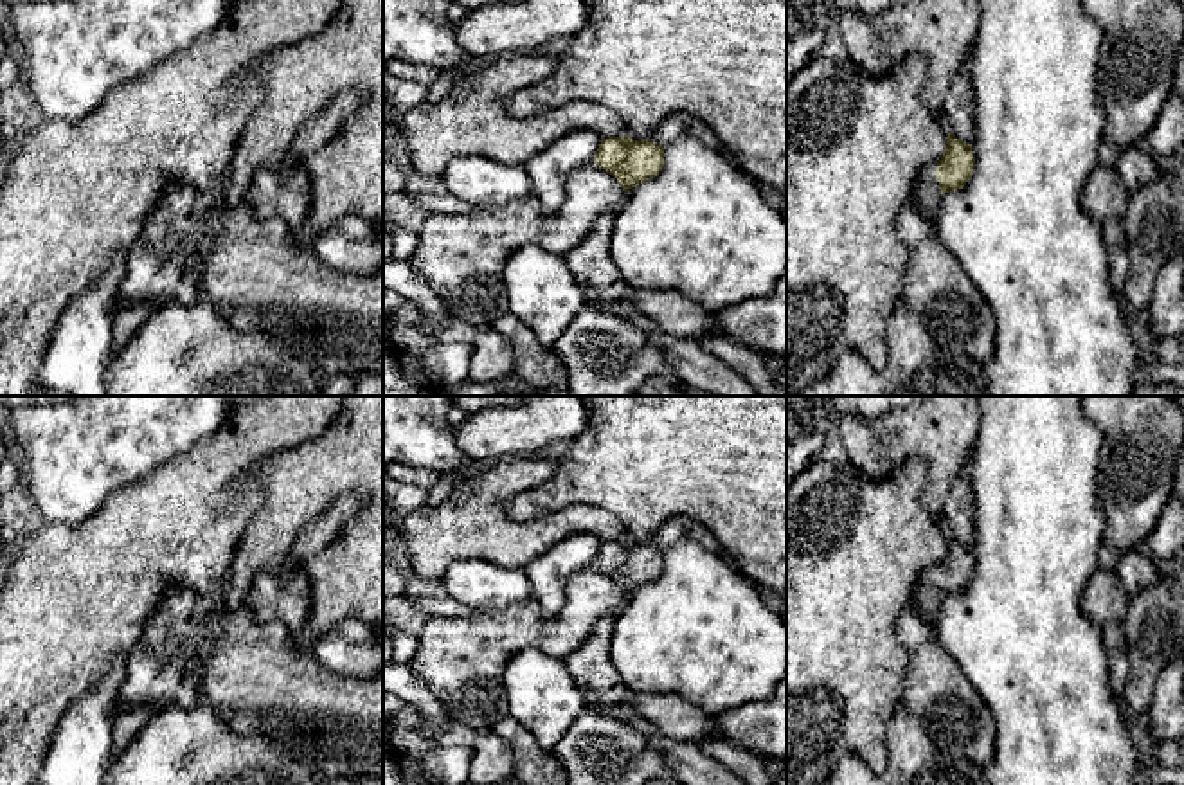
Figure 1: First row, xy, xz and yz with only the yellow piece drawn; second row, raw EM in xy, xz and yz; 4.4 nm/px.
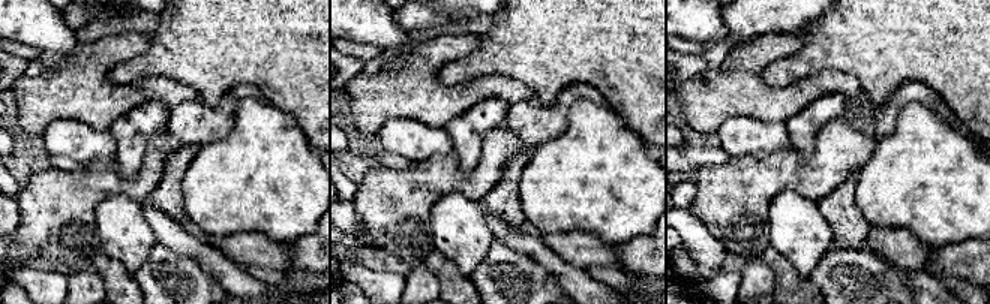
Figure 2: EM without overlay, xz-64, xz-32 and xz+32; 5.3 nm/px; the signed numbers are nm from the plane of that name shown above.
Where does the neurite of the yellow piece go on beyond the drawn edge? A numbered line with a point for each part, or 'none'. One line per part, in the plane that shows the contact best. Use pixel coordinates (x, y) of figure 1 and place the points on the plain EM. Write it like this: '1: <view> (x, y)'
1: yz (925, 602)

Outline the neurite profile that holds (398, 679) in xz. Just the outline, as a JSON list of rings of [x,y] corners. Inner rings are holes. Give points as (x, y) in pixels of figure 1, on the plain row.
[[[396,661],[383,664],[383,691],[399,697],[403,704],[410,706],[423,718],[423,729],[441,733],[452,722],[408,664]]]

